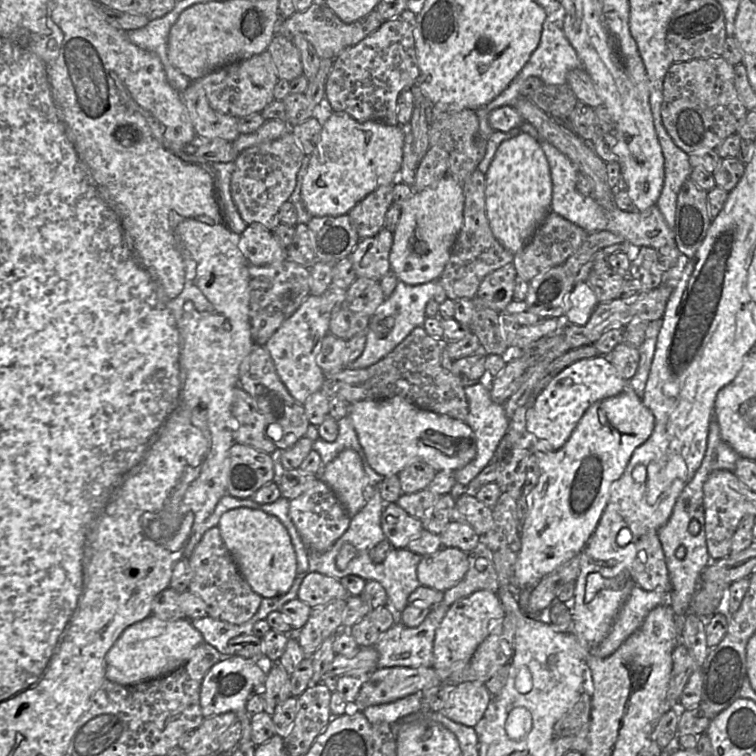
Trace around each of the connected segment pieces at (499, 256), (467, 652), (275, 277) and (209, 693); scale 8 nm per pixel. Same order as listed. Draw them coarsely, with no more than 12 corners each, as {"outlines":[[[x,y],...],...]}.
{"outlines":[[[486,177],[463,183],[462,228],[438,281],[447,298],[472,300],[514,255],[494,236]],[[496,593],[452,603],[433,644],[436,671],[466,666],[499,627]],[[249,267],[249,318],[265,346],[310,295],[310,269]],[[224,656],[200,687],[204,718],[233,712],[251,737],[246,703],[263,695],[262,663]]]}

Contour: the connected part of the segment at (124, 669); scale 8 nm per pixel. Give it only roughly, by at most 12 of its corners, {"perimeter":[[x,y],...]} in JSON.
{"perimeter":[[188,619],[127,627],[105,678],[130,686],[181,667],[204,642]]}

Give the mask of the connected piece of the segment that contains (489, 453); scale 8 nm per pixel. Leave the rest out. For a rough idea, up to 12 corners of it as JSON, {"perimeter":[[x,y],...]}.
{"perimeter":[[487,381],[465,387],[465,423],[476,438],[476,455],[455,472],[450,494],[490,463],[508,431],[504,405],[495,403]]}

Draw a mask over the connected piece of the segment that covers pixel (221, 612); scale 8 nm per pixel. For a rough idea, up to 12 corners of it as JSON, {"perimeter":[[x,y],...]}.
{"perimeter":[[218,526],[189,562],[207,616],[240,625],[262,597],[239,573]]}

